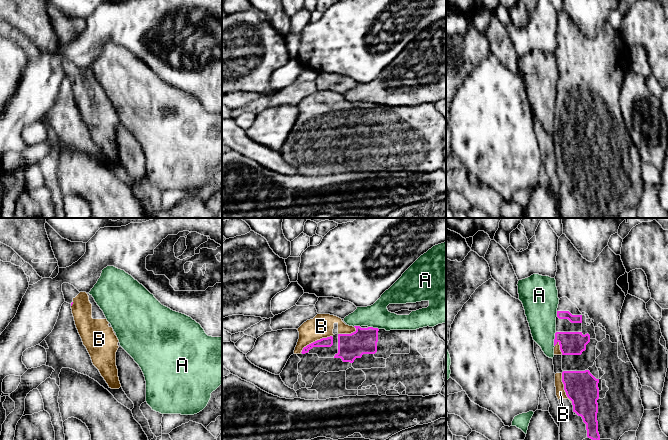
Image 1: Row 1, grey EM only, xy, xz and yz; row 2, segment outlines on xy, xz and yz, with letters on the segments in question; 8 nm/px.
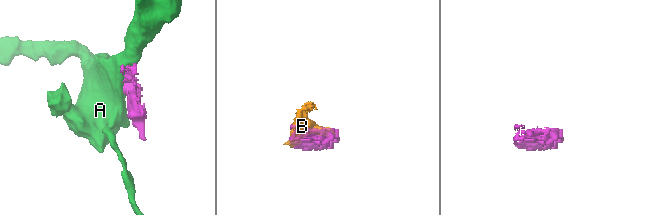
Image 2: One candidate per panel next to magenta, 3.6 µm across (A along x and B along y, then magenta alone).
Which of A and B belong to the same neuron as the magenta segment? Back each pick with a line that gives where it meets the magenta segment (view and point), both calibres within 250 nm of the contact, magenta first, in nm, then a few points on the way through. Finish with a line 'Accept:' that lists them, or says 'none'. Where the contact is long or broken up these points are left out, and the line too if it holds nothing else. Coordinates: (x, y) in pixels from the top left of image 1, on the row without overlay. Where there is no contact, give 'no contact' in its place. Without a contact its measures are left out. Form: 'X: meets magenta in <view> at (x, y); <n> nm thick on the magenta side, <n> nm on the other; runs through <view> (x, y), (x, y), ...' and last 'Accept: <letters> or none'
B: meets magenta in xz at (315, 117); 80 nm thick on the magenta side, 190 nm on the other
Accept: B

